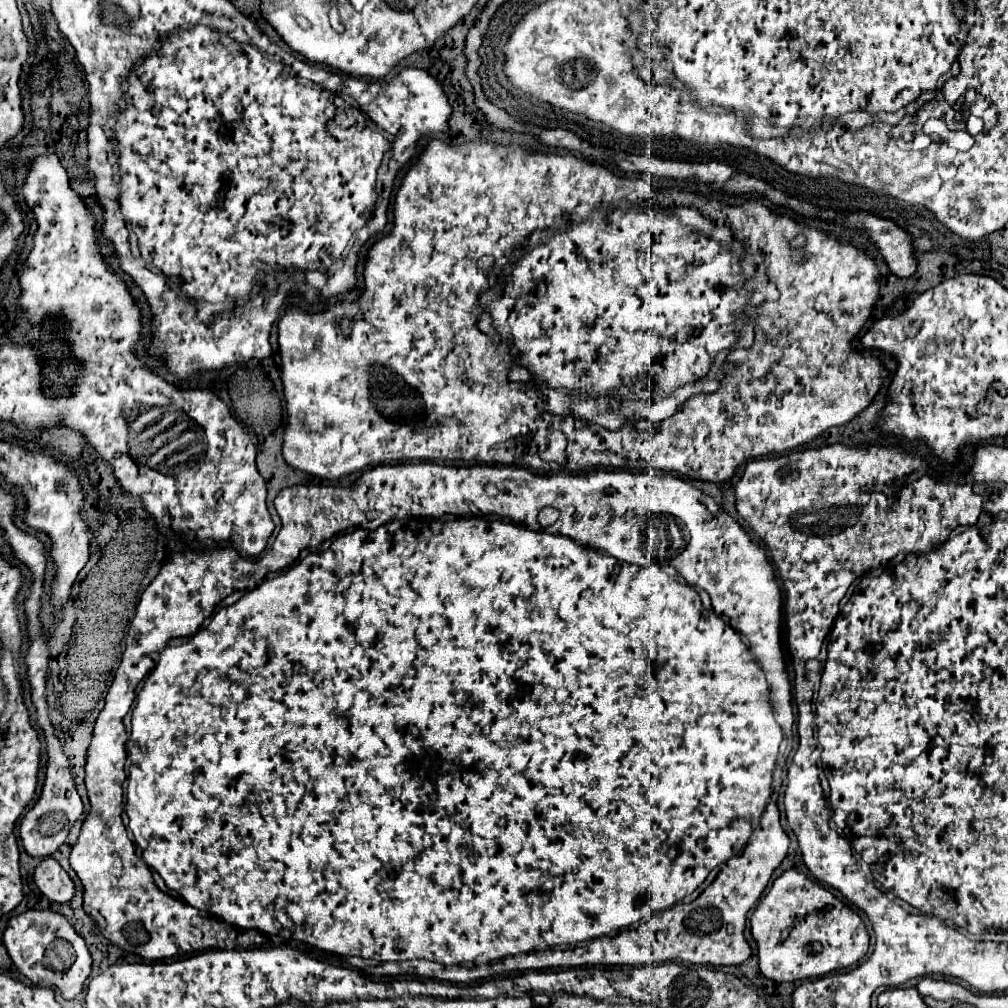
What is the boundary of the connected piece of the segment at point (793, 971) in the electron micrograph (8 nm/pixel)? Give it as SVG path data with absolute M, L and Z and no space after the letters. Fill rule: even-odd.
M794 868L780 874L750 918L758 944L758 968L774 982L820 978L856 964L868 952L870 938L858 914L828 888L808 880Z

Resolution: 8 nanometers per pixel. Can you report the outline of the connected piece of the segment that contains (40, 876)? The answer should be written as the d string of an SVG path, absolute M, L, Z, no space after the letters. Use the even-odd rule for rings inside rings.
M44 858L34 872L34 884L52 902L68 902L74 896L74 884L66 870L54 860Z

